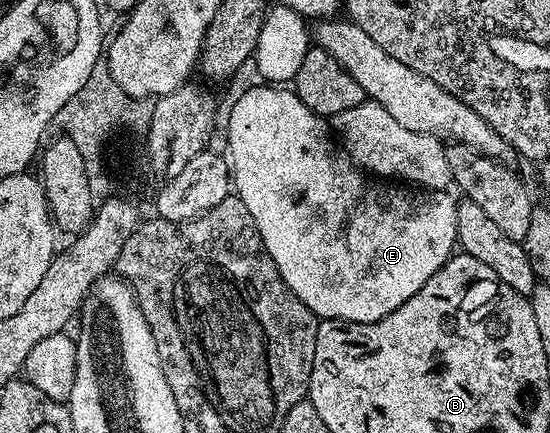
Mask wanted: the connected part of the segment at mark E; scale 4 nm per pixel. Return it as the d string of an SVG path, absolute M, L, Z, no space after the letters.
M277 85L260 86L243 92L234 101L233 108L229 111L229 151L227 150L227 155L231 160L232 186L235 188L236 195L243 201L243 205L247 205L247 213L251 213L259 229L259 237L263 241L266 253L271 257L271 261L275 261L283 281L293 290L295 297L299 297L299 301L303 301L307 309L315 312L318 320L342 319L345 323L374 323L387 317L387 313L399 309L403 301L415 297L415 293L419 293L419 289L423 289L423 285L427 285L427 281L431 281L433 274L454 254L458 246L457 226L455 225L457 199L449 196L448 190L414 189L409 185L398 185L393 181L382 181L380 178L370 177L345 154L344 150L335 146L330 124L320 115L315 114L302 101L296 90L285 91L289 89L282 89Z

